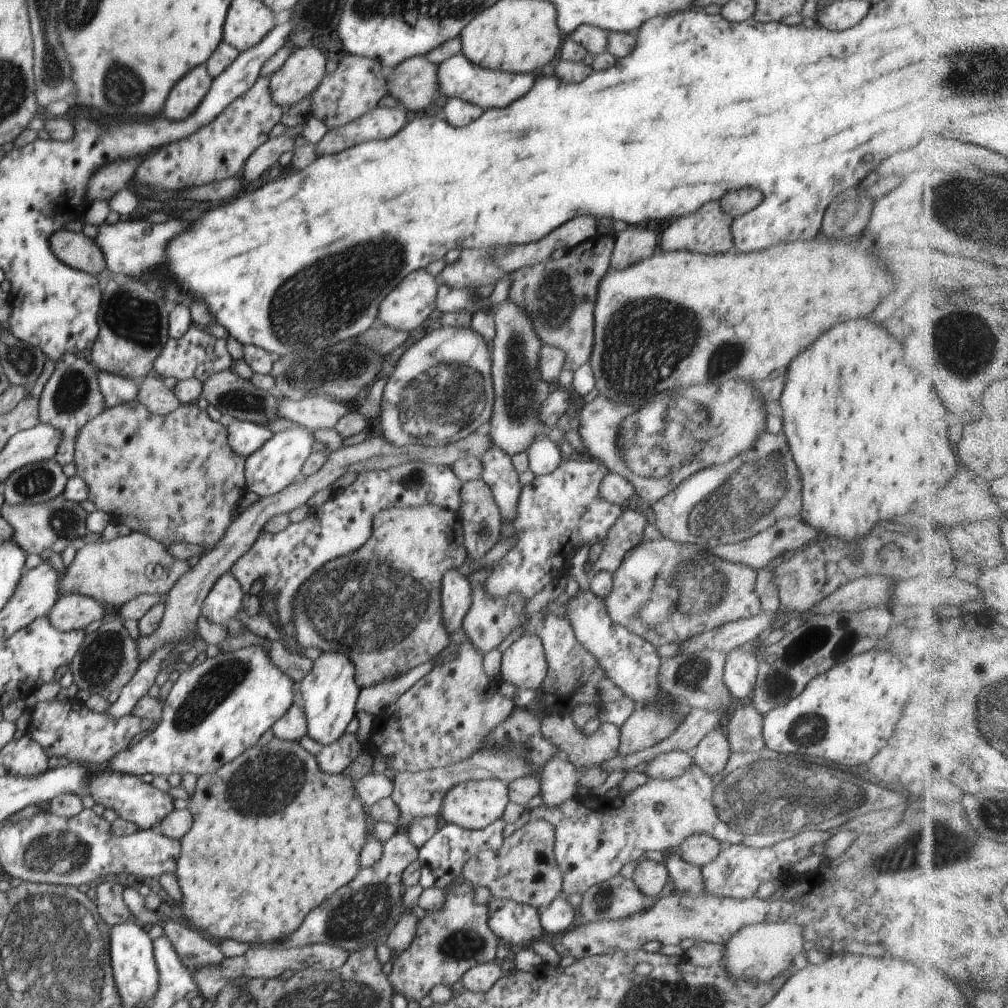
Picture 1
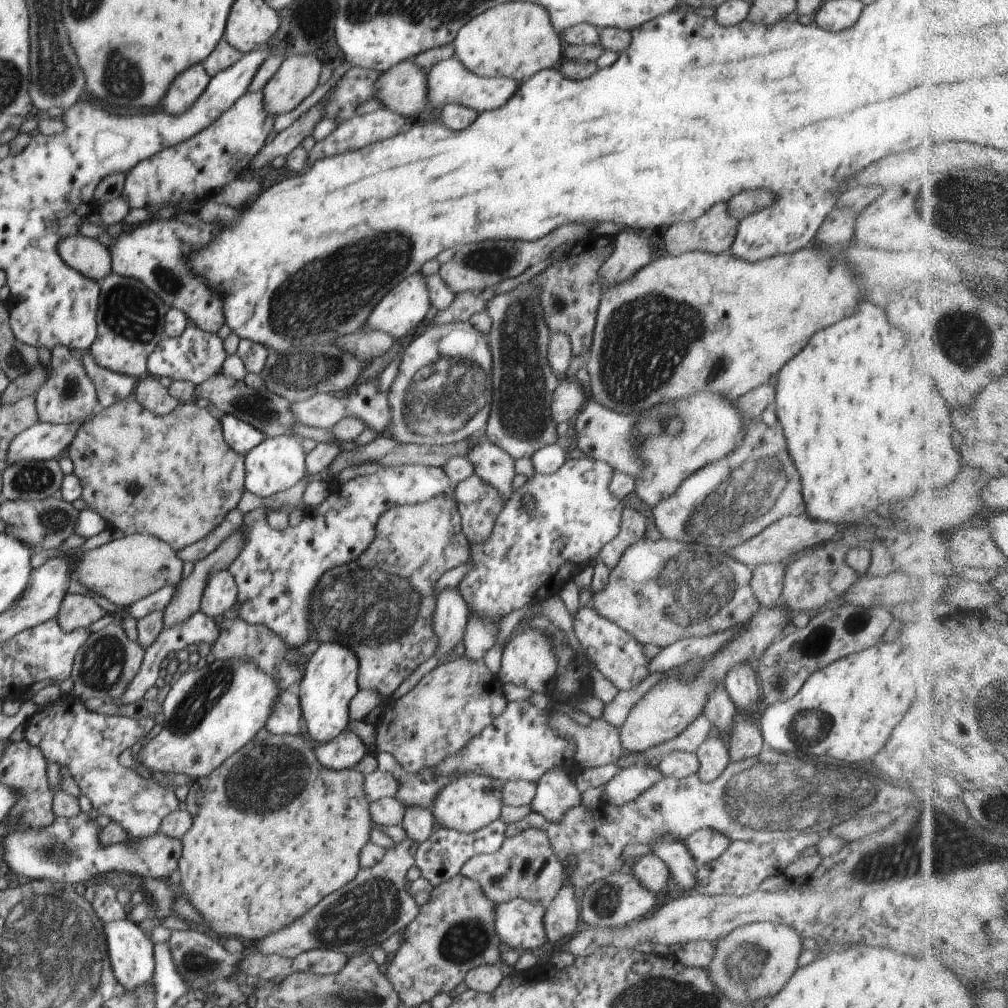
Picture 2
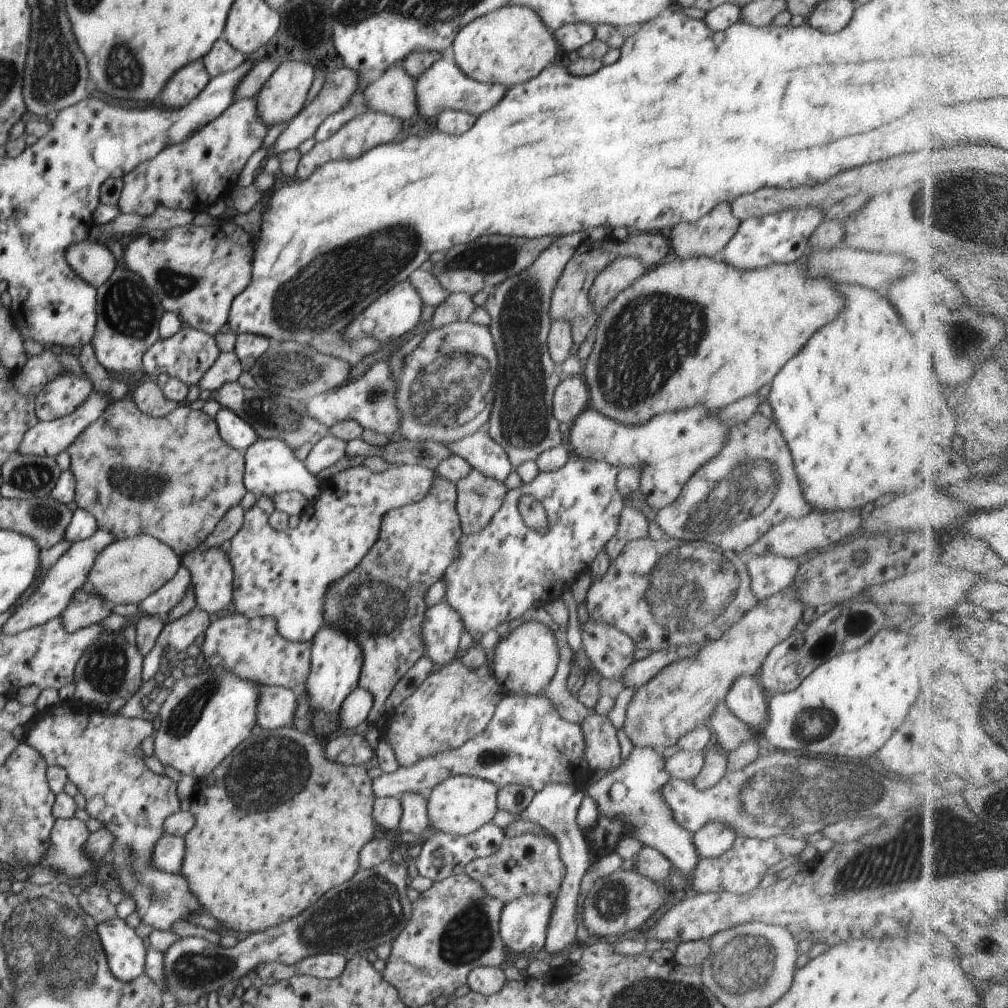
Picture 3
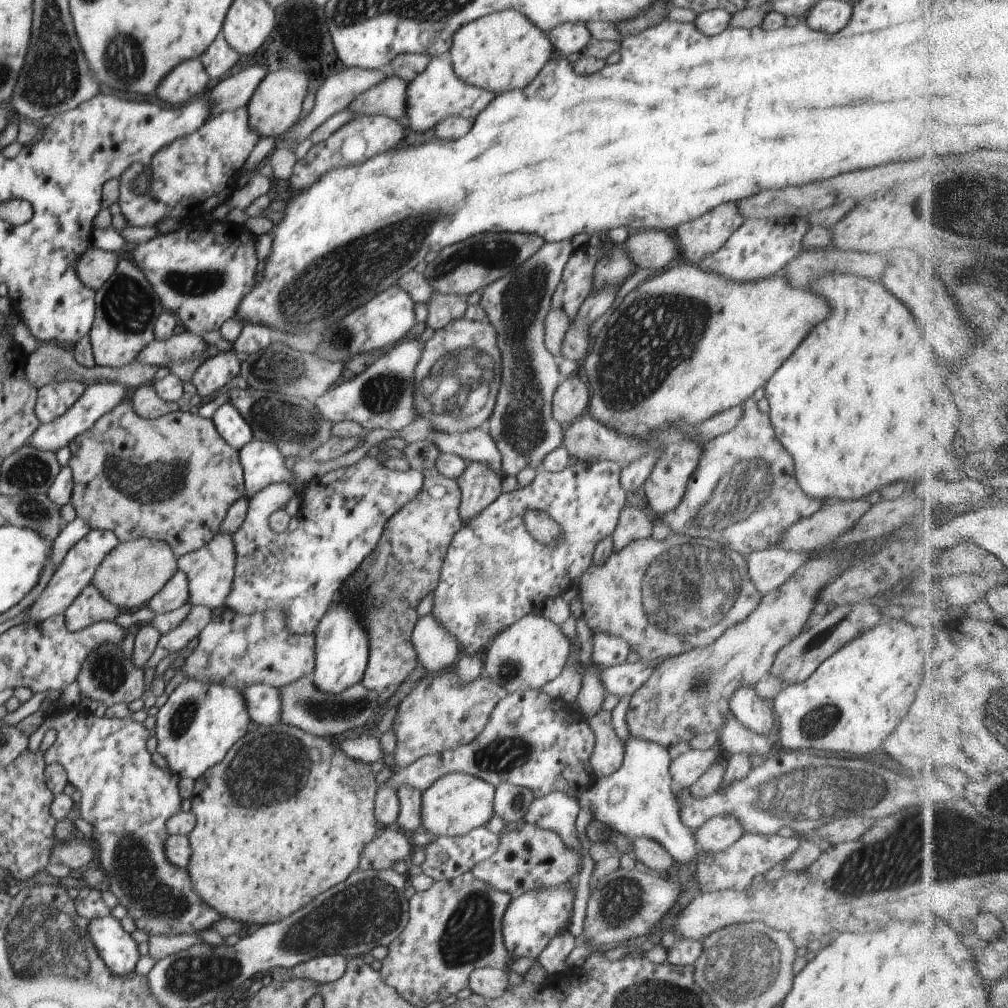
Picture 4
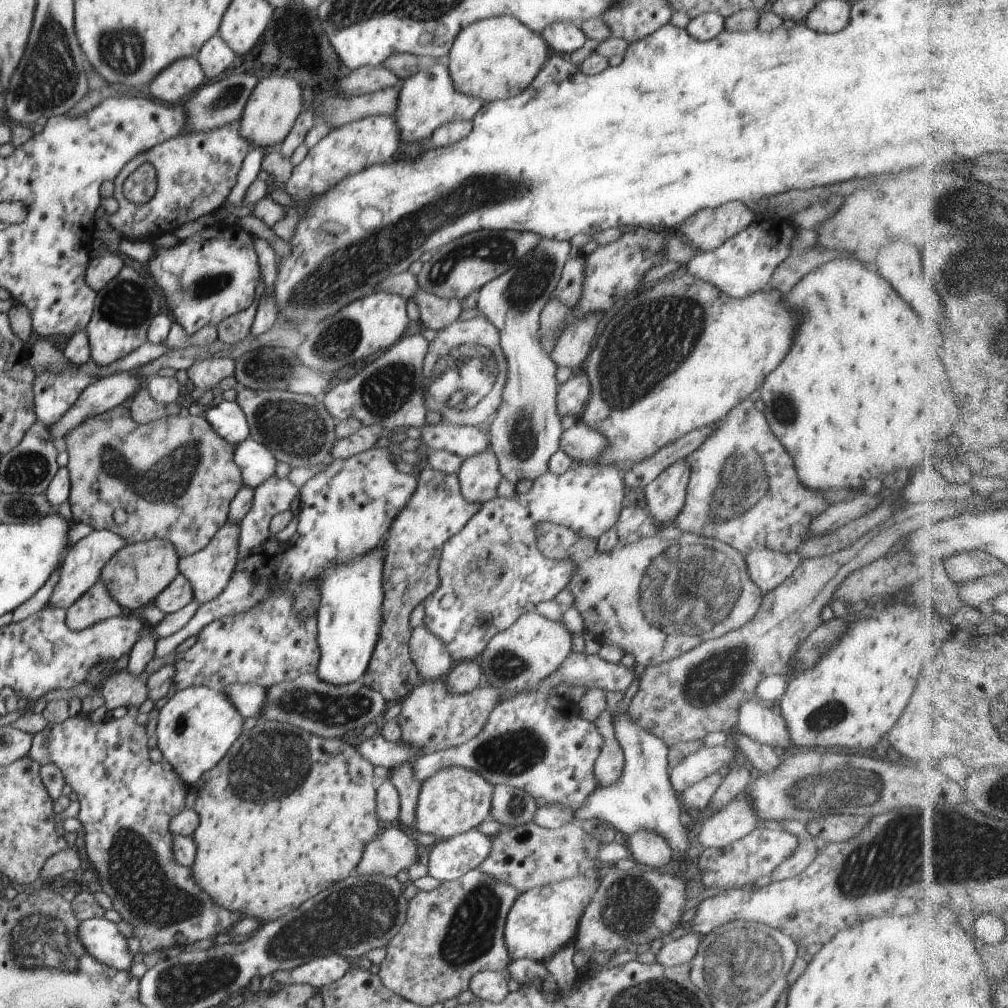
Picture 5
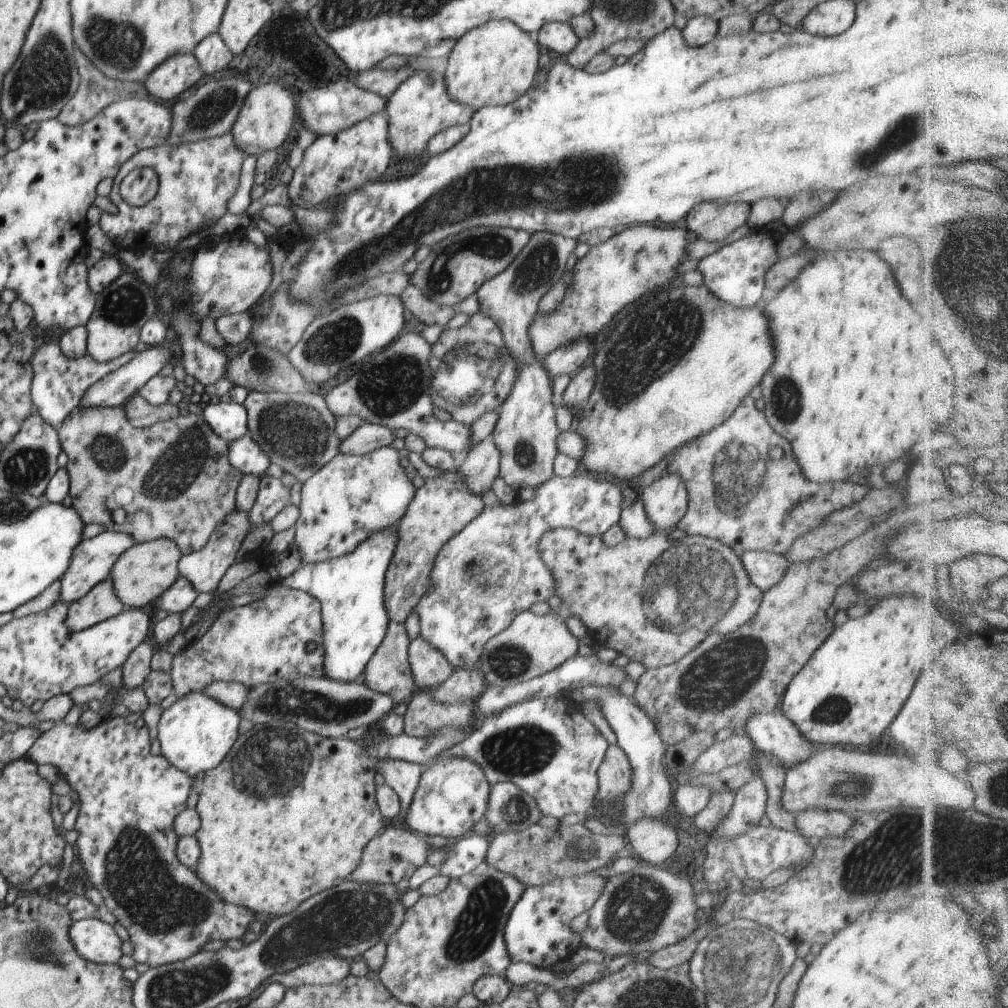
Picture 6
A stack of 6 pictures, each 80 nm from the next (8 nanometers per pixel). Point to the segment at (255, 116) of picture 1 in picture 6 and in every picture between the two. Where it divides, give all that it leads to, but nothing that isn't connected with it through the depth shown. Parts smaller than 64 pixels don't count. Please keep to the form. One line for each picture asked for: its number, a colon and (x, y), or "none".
2: (220, 153)
3: (194, 174)
4: (196, 174)
5: (196, 172)
6: (196, 180)

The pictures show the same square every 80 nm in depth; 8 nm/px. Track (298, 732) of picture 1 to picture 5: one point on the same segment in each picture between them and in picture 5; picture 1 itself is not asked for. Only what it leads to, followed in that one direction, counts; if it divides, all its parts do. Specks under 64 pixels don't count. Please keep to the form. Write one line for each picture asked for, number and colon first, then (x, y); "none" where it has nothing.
2: (285, 718)
3: (276, 706)
4: (264, 705)
5: (248, 698)

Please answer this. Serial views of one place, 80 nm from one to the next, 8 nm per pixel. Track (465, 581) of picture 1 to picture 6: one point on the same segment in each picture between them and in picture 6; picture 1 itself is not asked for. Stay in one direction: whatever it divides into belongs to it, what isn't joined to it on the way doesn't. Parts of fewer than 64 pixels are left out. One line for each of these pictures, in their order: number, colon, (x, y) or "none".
2: (450, 615)
3: (442, 628)
4: (436, 649)
5: (432, 660)
6: (429, 666)

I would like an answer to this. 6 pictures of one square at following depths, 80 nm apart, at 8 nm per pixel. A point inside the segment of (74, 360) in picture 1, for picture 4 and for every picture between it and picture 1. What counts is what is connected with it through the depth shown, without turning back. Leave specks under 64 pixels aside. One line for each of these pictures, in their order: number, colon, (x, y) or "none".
2: (68, 395)
3: (62, 396)
4: (54, 399)

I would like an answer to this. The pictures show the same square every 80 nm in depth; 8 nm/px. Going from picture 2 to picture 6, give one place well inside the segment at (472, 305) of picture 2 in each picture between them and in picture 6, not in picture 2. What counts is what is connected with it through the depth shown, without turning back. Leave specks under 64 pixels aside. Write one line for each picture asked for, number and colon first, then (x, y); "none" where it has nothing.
3: (457, 306)
4: (442, 309)
5: (436, 313)
6: (422, 308)

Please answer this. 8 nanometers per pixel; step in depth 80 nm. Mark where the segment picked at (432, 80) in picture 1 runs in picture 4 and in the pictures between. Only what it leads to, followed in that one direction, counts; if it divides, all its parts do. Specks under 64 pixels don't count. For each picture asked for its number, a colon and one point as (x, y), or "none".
2: (402, 89)
3: (393, 93)
4: (388, 98)

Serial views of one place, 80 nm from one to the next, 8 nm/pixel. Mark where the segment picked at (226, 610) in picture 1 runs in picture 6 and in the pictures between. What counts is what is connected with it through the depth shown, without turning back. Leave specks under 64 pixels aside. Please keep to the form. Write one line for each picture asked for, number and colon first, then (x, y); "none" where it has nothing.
2: (220, 594)
3: (211, 570)
4: (210, 570)
5: (209, 571)
6: (204, 568)

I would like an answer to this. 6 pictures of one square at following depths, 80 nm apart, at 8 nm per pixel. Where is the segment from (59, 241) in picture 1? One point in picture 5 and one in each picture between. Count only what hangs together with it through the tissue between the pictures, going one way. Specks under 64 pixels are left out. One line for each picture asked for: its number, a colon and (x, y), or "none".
2: (88, 256)
3: (93, 262)
4: (94, 268)
5: (100, 270)

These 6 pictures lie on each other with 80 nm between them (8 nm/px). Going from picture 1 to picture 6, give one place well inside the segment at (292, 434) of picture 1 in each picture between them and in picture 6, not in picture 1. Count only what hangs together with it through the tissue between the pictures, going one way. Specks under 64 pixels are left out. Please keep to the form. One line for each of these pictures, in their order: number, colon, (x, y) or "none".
2: (276, 464)
3: (271, 467)
4: (263, 464)
5: (257, 464)
6: (244, 454)

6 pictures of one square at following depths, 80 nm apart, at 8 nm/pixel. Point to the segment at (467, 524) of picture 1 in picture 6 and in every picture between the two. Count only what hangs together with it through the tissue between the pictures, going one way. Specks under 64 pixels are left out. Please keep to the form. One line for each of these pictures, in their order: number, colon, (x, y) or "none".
2: (479, 503)
3: (478, 497)
4: (479, 486)
5: (479, 476)
6: (481, 466)

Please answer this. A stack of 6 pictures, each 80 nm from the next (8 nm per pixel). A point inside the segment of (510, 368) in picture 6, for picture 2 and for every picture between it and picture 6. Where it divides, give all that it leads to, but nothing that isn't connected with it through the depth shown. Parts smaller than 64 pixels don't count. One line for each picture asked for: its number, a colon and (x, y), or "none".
2: (442, 394)
3: (446, 391)
4: (456, 382)
5: (465, 368)

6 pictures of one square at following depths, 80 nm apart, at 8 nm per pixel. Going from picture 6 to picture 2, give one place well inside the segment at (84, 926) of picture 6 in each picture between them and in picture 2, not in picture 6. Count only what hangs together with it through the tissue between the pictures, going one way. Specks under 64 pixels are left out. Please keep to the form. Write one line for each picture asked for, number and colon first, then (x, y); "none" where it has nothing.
2: (130, 952)
3: (125, 952)
4: (115, 946)
5: (100, 937)

